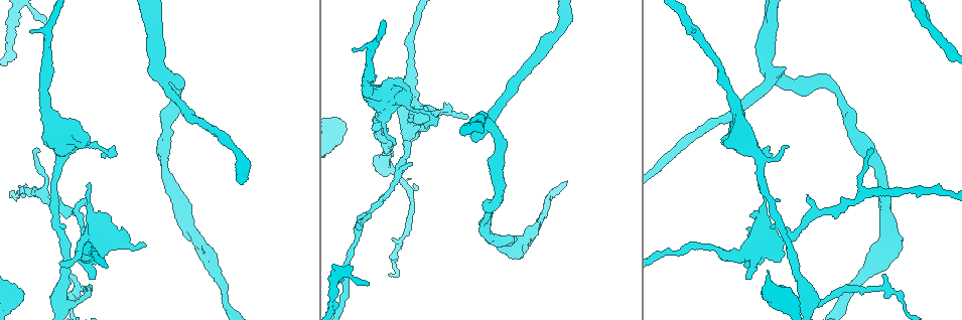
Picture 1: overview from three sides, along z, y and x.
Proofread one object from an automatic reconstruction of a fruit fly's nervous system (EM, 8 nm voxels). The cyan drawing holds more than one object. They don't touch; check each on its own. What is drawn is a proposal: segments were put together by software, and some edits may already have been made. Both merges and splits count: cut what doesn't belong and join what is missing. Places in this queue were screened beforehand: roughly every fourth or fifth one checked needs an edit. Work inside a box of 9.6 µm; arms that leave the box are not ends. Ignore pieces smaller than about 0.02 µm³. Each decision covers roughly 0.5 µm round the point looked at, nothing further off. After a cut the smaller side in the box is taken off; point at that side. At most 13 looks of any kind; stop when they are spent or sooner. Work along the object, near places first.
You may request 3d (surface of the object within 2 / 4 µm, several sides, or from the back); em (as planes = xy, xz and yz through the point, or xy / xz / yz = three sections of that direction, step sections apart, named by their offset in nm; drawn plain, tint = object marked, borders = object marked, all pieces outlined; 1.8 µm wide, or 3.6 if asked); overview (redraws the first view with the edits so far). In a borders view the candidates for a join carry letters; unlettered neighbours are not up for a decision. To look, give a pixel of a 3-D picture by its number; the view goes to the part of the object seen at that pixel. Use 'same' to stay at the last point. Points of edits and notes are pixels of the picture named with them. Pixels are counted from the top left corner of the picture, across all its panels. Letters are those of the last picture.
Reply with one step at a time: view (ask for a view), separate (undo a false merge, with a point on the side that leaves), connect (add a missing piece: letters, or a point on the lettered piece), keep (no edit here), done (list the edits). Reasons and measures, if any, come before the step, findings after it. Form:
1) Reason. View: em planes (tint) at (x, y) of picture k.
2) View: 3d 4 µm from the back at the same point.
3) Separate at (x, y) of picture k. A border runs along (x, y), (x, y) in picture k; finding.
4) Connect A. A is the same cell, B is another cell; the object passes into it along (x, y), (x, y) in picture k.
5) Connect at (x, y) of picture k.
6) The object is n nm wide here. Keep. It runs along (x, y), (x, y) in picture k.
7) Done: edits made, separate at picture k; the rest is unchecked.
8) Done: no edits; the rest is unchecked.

Free end. View: 3d 2 µm at (409, 165) of picture 1.

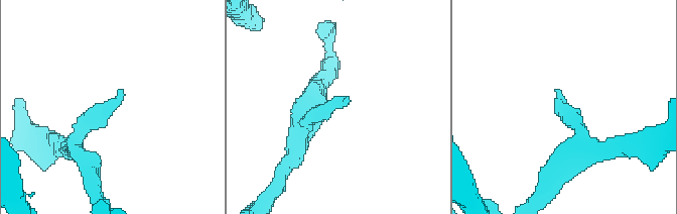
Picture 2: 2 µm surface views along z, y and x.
Need the tissue. View: em yz step 16 (borders) at (118, 90) of picture 2.

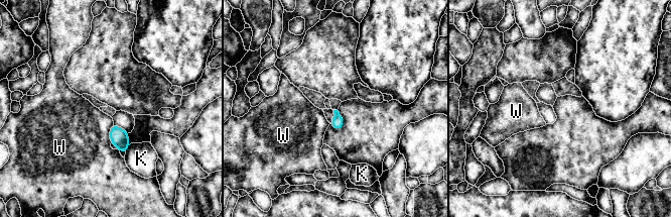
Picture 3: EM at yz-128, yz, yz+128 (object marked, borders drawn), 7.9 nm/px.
View: em planes (borders) at the same point.

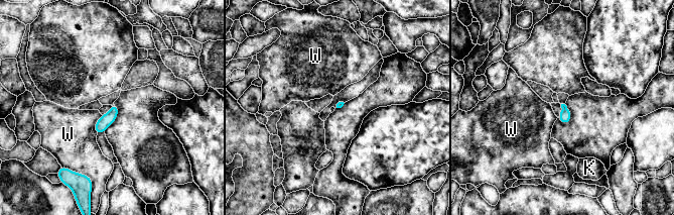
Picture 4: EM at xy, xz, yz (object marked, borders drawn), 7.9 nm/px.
Keep. K and W are other cells; a border runs along (102, 115), (95, 124), (96, 134) in picture 4; no lettered piece goes on from it.

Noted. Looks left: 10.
A fork. View: em xy step 8 (borders) at (153, 41) of picture 1.

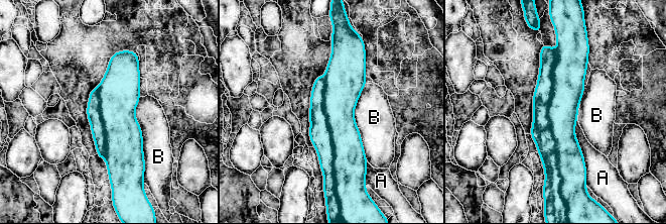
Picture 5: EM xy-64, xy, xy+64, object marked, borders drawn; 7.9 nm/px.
The object is 380 nm wide here. Separate at (541, 133) of picture 5. A and B are other cells; the part that leaves runs along (549, 51), (541, 134), (555, 171) in picture 5; two neurons meet here.

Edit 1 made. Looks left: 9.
View: em 3.6 µm planes (borders) at (69, 142) of picture 1.

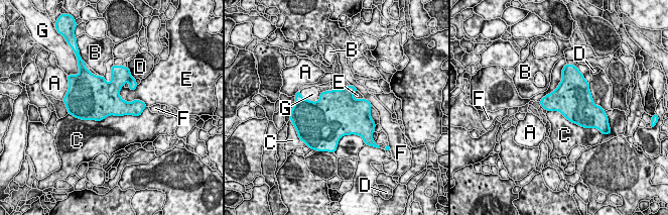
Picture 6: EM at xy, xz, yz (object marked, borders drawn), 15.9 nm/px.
Keep. A, B, C, D, E, F and G are other cells; a border runs along (145, 107), (139, 115), (78, 118) in picture 6; one neuron here.

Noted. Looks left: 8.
Thin neck. View: 3d 2 µm at (404, 237) of picture 1.

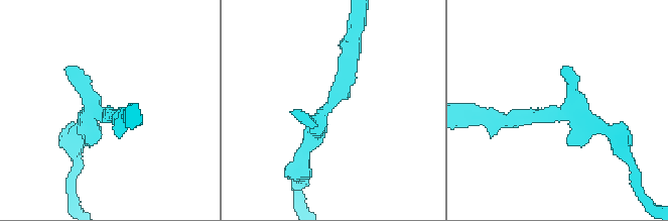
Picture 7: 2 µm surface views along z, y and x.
Shape alone is not enough. View: em planes (borders) at (559, 111) of picture 7.

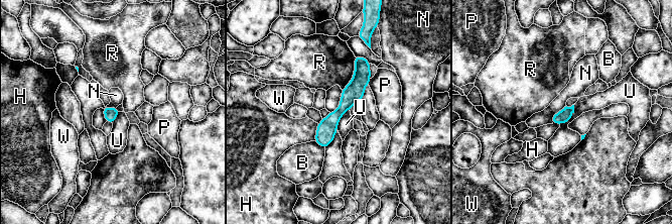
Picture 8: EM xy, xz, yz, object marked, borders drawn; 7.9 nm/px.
The object is 100 nm wide here. Keep. B, H, N, P, R, U and W are other cells; a border runs along (342, 90), (340, 105), (329, 112) in picture 8; continuous, no second neuron.

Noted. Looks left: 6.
Calibre changes. View: 3d 2 µm at (89, 247) of picture 1.

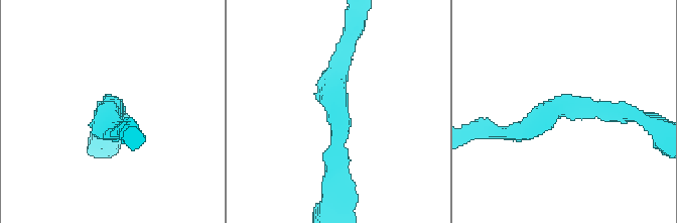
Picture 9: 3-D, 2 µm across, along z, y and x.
View: em xy step 16 (borders) at (593, 107) of picture 9.

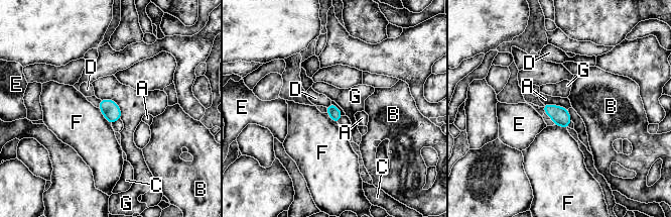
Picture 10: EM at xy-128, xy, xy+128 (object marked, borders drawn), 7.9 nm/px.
Another direction. View: em planes (borders) at the same point.

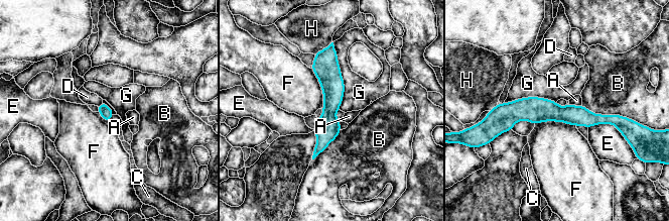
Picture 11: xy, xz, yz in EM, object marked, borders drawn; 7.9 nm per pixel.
The object is 100 nm wide here. Keep. A, B, C, D, E, F, G and H are other cells; it runs along (497, 115), (554, 112), (617, 121) in picture 11; continuous, no second neuron.

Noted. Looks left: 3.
Done: edits made, separate at picture 5; the rest is unchecked.

